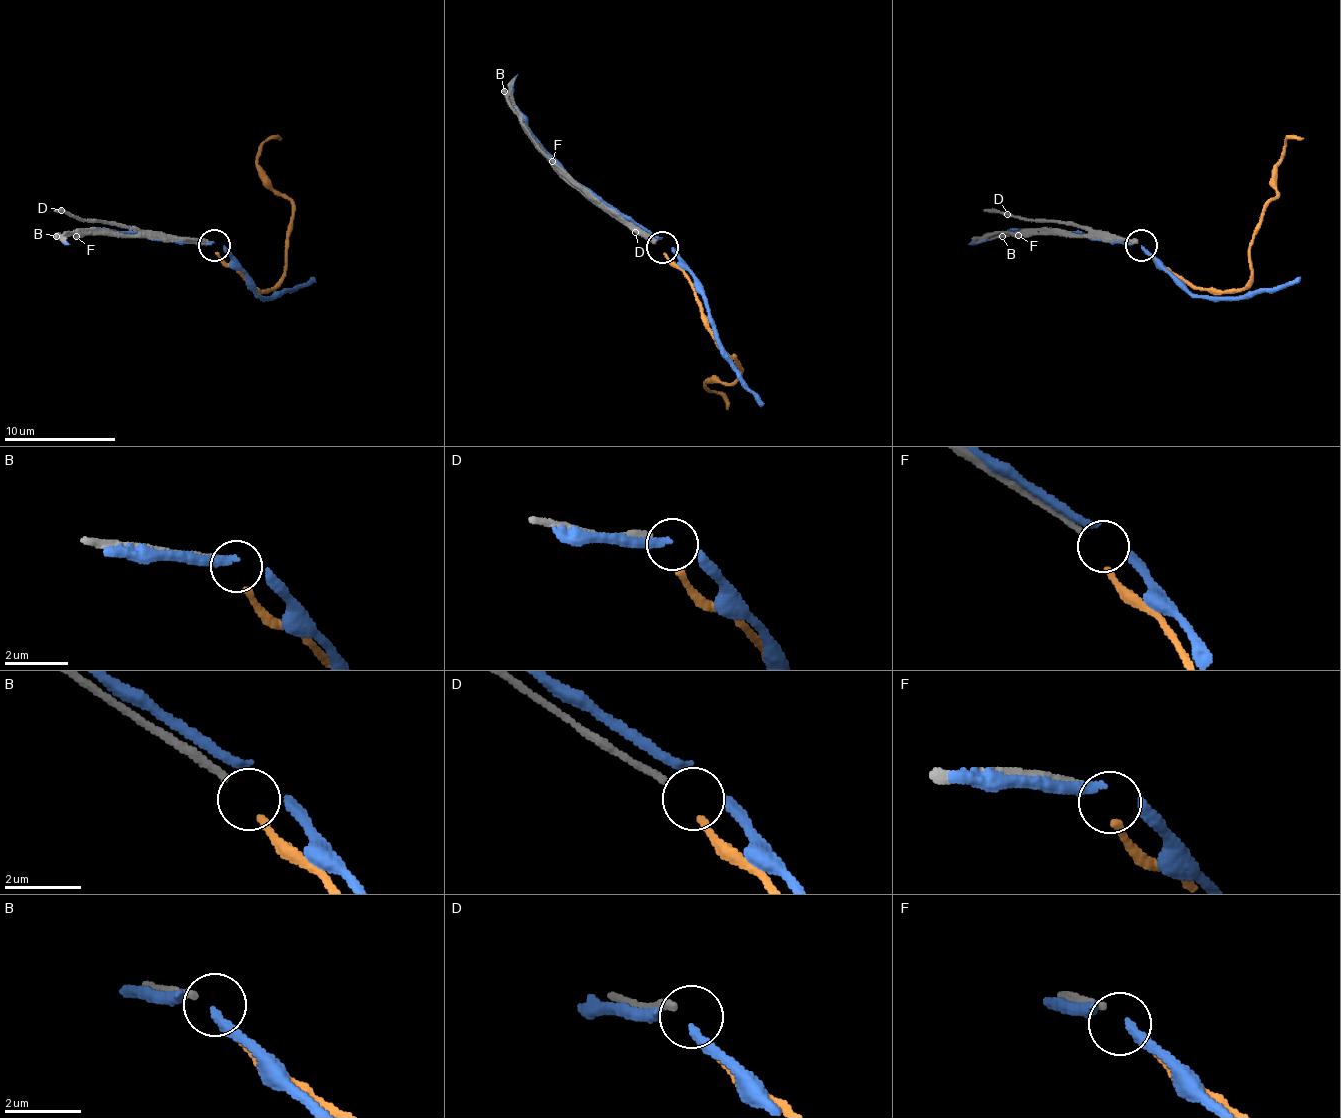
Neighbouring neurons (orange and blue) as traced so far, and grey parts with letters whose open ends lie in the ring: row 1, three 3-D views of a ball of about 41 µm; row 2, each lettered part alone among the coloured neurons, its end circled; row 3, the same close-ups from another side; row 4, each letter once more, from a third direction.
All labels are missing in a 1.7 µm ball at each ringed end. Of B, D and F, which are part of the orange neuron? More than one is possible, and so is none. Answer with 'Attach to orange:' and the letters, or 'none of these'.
Attach to orange: F

